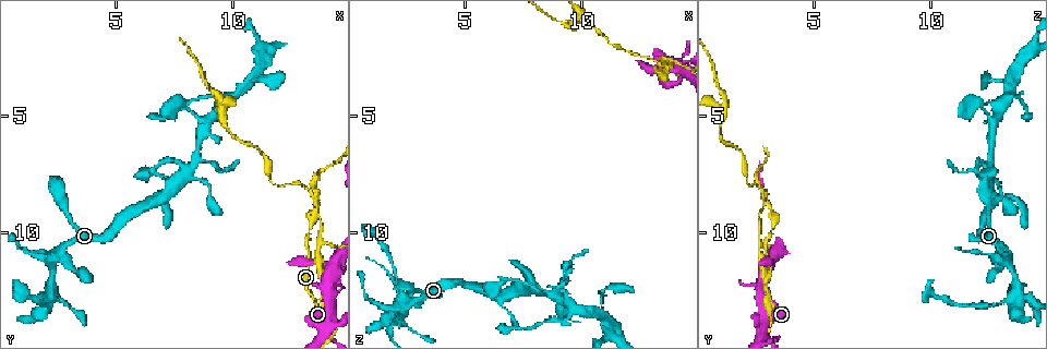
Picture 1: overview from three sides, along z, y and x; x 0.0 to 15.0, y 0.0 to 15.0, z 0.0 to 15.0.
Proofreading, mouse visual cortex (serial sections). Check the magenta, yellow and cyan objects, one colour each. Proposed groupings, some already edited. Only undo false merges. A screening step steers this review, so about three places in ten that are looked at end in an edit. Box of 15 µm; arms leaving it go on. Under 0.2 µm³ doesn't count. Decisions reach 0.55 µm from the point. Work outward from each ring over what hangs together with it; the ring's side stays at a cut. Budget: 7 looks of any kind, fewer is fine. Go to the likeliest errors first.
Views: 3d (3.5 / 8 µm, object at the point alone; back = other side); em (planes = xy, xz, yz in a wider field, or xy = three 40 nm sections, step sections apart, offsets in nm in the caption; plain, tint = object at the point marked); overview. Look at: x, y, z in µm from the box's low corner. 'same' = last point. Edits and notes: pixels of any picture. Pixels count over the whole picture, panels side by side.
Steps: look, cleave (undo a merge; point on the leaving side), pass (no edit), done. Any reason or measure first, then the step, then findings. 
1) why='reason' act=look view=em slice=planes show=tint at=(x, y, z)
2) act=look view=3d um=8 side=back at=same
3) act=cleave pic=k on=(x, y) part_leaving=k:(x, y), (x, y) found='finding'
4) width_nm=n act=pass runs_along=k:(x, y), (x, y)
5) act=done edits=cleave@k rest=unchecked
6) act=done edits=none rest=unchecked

why='thin neck' act=look view=3d um=3.5 at=(13.7, 8.8, 3.0)

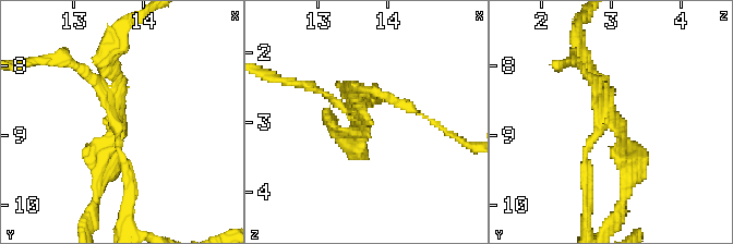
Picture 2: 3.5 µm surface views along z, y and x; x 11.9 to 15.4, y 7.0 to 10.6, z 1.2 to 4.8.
act=look view=em slice=xy step=3 show=tint at=(13.65, 8.75, 2.95)

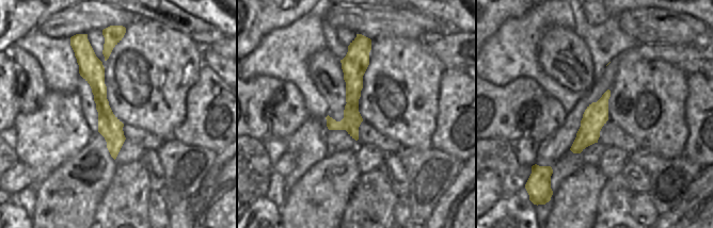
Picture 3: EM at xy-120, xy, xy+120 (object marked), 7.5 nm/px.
act=cleave pic=2 on=(65, 60) border=3:(344, 110), (346, 129) found='two cells meet here'

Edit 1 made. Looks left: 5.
why='thin neck' act=look view=3d um=8 at=(2.1, 13.1, 12.6)

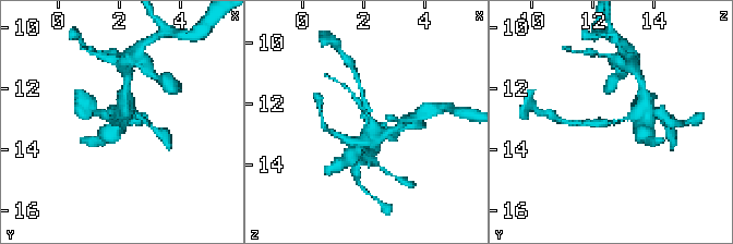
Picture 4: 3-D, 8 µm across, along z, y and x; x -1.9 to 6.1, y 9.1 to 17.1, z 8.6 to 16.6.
arm_widths_nm=200,400 act=look view=em slice=xy step=1 show=tint at=(2.2, 13.0, 12.8)

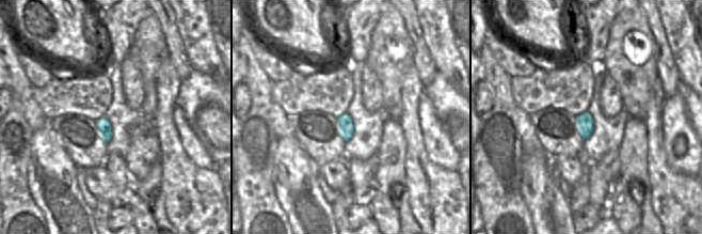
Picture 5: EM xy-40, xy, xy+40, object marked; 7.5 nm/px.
act=pass runs_along=4:(641, 108), (623, 120), (584, 124) found='all the same cell'

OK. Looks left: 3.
why='four or more arms meet' act=look view=3d um=8 at=(14.2, 14.1, 2.9)

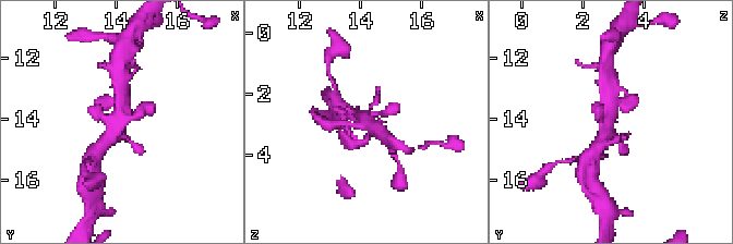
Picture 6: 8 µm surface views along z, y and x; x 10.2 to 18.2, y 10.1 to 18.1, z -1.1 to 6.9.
act=look view=3d um=3.5 at=(14.1, 14.1, 2.8)

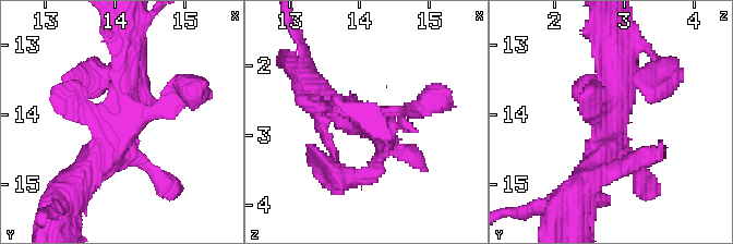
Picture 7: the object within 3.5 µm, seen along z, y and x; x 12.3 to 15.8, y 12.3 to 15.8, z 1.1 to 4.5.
why='need the tissue' act=look view=em slice=planes show=tint at=(14.20, 14.05, 2.85)

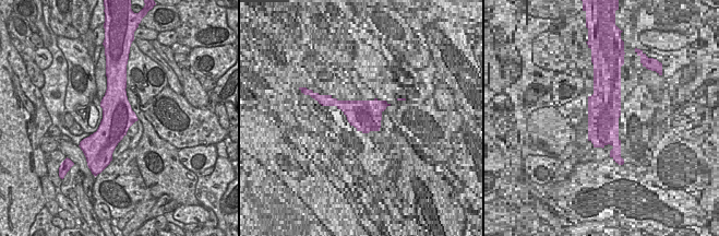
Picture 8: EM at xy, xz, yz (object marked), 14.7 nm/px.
act=pass found='one cell here'

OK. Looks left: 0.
act=done edits=cleave@2 rest=unchecked

